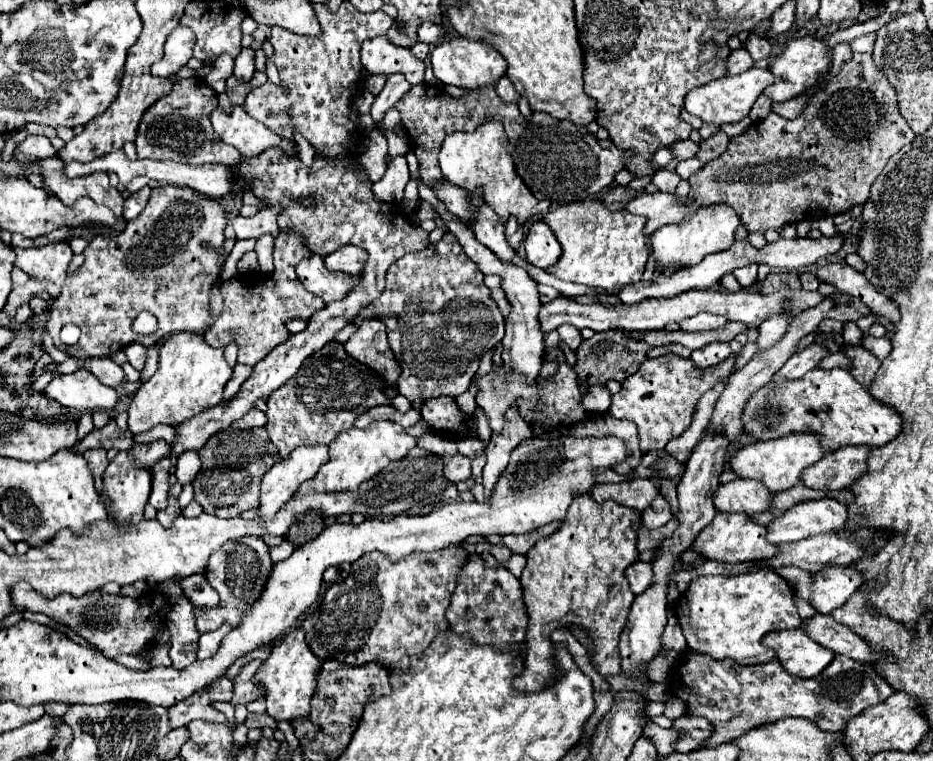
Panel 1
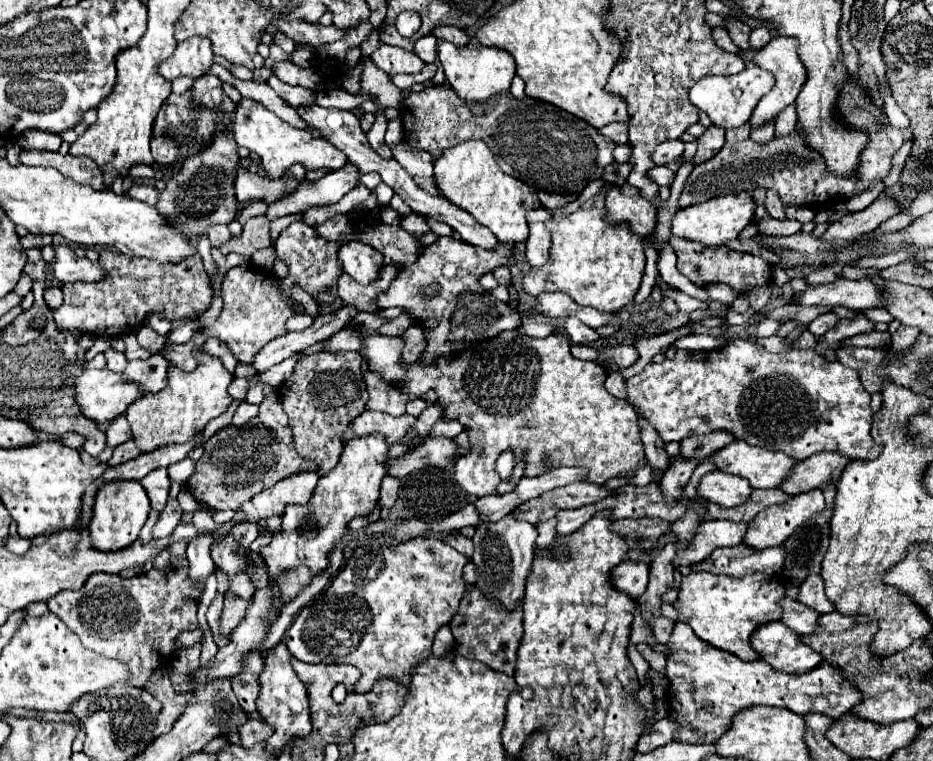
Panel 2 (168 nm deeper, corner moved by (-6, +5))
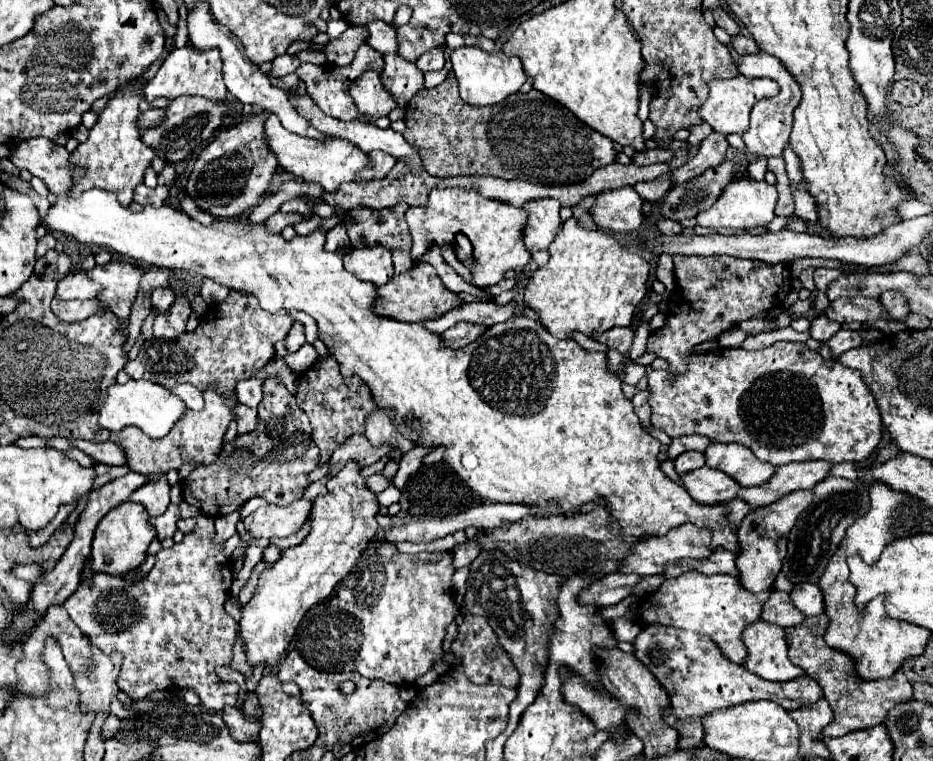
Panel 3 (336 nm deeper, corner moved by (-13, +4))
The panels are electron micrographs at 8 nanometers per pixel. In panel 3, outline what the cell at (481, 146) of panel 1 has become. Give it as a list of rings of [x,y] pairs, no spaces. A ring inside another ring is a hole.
[[[434,187],[426,207],[410,207],[406,211],[406,221],[412,233],[412,259],[416,261],[432,243],[442,247],[444,243],[454,243],[456,233],[466,233],[478,259],[478,265],[472,271],[474,285],[484,289],[486,285],[498,283],[508,269],[524,269],[532,261],[532,253],[524,245],[526,219],[526,209],[484,197],[478,187]]]

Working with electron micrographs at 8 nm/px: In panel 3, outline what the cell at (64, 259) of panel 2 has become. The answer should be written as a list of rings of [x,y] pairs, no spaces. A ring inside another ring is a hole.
[[[110,261],[108,265],[96,265],[90,271],[84,271],[92,281],[102,285],[100,299],[110,303],[112,313],[126,323],[130,315],[130,307],[138,295],[138,283],[142,277],[142,269],[128,261]]]

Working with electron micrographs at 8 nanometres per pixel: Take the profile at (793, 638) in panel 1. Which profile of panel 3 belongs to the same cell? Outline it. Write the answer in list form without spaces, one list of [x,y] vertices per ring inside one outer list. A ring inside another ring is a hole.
[[[754,621],[742,633],[744,645],[748,647],[748,659],[744,667],[754,675],[768,681],[790,681],[804,675],[804,669],[794,665],[788,657],[784,627]]]

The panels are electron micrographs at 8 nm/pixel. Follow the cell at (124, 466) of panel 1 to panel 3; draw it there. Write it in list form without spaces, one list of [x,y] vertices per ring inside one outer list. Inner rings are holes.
[[[124,501],[118,507],[114,507],[108,515],[104,515],[104,519],[96,527],[92,541],[92,561],[90,561],[92,571],[124,575],[142,565],[146,559],[146,549],[150,541],[156,537],[156,531],[148,519],[150,515],[146,509],[142,509],[142,503],[132,501]]]

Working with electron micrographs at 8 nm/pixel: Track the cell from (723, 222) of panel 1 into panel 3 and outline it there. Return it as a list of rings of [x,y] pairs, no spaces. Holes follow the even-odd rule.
[[[738,179],[730,183],[720,199],[706,211],[696,215],[696,221],[700,227],[710,229],[750,229],[758,225],[768,225],[774,219],[774,207],[776,207],[776,187],[768,185],[766,181],[752,181],[752,179]]]

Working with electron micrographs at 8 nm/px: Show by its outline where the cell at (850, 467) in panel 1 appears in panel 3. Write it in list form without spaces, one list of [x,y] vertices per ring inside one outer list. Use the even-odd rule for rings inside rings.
[[[806,461],[806,463],[788,463],[780,465],[770,483],[764,483],[762,487],[742,489],[740,499],[746,499],[748,503],[758,505],[770,505],[778,501],[780,497],[798,491],[798,489],[812,489],[816,483],[826,479],[830,475],[832,463],[828,461]]]

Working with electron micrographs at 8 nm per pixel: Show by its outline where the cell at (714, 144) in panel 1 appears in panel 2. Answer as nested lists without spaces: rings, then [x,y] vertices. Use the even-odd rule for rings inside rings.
[[[709,126],[699,138],[697,138],[697,152],[693,156],[695,164],[707,162],[709,158],[713,158],[725,144],[725,132],[717,126]]]

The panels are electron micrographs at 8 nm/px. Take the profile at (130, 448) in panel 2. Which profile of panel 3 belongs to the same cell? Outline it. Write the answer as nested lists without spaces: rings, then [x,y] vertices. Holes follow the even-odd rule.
[[[76,439],[74,445],[78,449],[82,449],[86,455],[90,455],[96,463],[106,463],[106,465],[120,465],[126,467],[126,457],[120,445],[106,441],[106,443],[90,443],[90,441],[80,441]]]

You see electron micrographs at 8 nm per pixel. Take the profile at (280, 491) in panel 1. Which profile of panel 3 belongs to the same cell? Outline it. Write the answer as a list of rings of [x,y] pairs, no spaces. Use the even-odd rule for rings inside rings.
[[[304,497],[298,501],[292,501],[286,507],[270,503],[266,507],[260,507],[252,515],[248,515],[244,519],[244,525],[254,537],[266,537],[266,539],[288,537],[296,533],[302,527],[302,523],[308,519],[310,507],[312,507],[312,501]]]

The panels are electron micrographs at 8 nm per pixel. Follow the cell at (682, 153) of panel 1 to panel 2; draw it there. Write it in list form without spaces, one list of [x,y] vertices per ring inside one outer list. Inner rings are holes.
[[[667,140],[663,144],[659,144],[659,156],[657,160],[653,158],[655,164],[669,164],[673,160],[677,160],[683,154],[683,142],[681,140]]]

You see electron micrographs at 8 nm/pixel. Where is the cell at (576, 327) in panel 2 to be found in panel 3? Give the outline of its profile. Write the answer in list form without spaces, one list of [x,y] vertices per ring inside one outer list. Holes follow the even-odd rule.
[[[614,327],[614,329],[608,329],[600,335],[594,335],[594,339],[598,343],[604,343],[608,349],[616,349],[620,353],[628,353],[630,345],[632,345],[632,337],[634,337],[634,331],[628,327]]]

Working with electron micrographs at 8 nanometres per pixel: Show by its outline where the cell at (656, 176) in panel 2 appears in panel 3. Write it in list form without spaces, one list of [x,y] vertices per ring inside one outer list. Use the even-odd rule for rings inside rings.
[[[664,173],[664,175],[660,175],[658,179],[652,179],[652,181],[636,183],[634,189],[636,189],[636,193],[638,193],[644,201],[658,201],[658,199],[662,199],[662,197],[668,193],[668,189],[672,189],[670,173]]]

